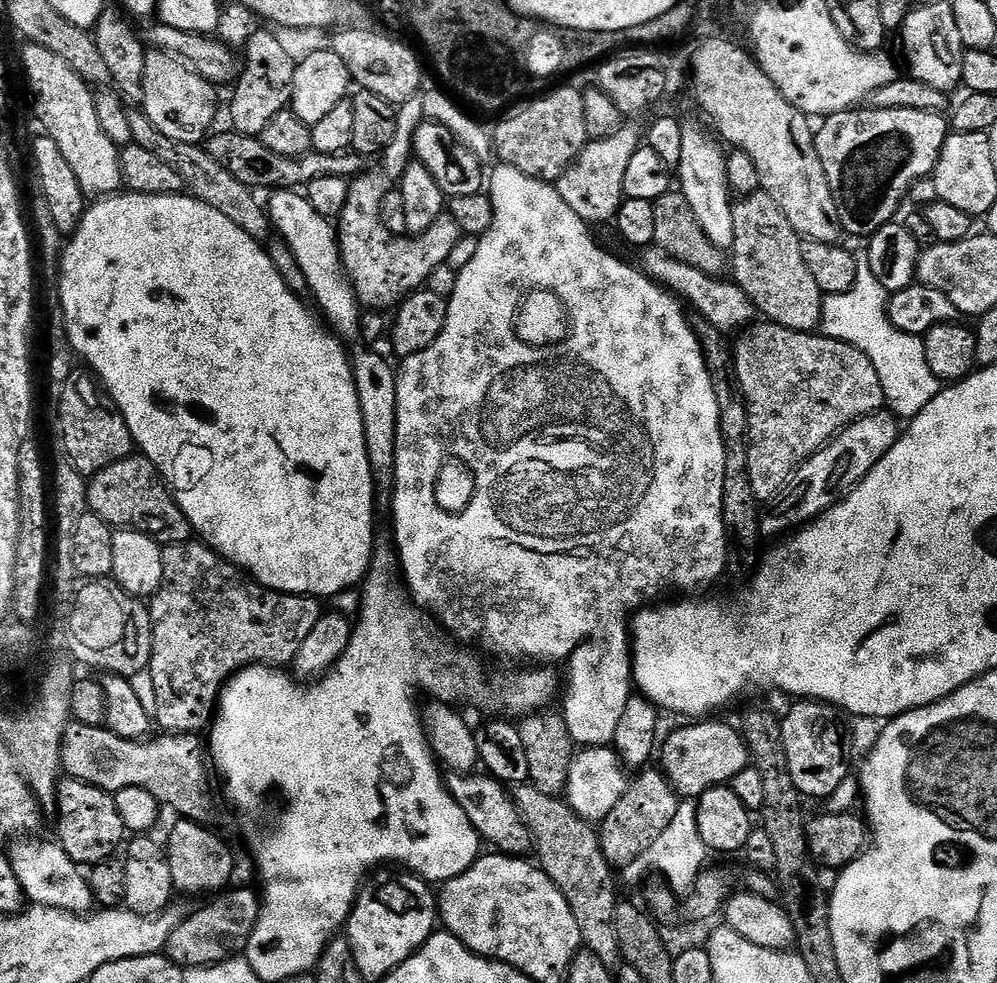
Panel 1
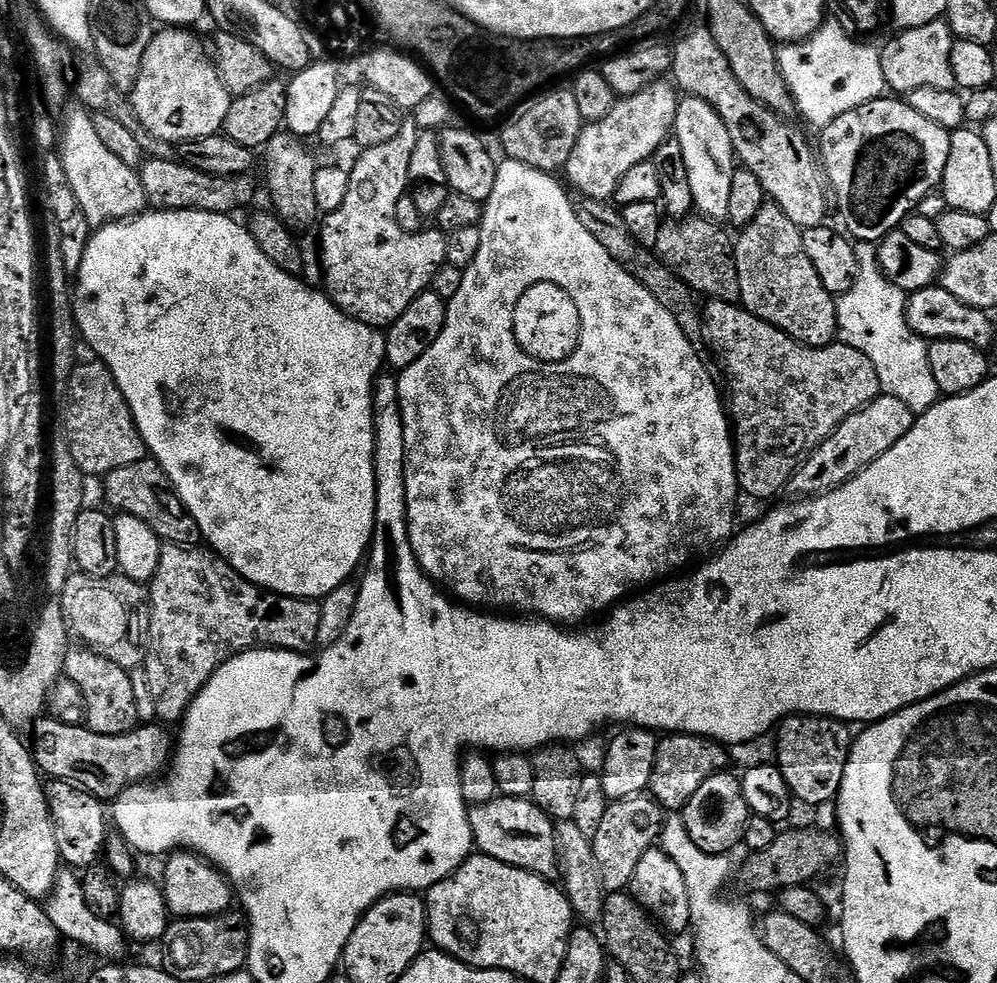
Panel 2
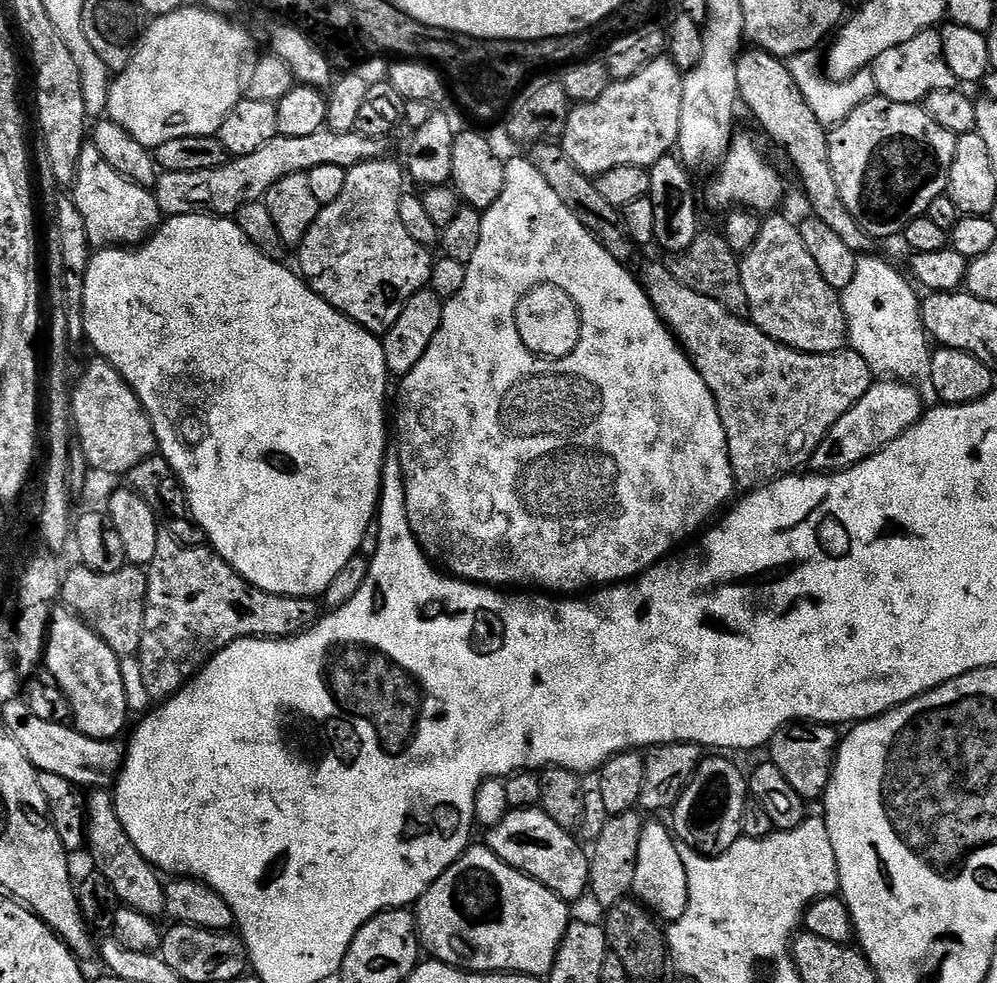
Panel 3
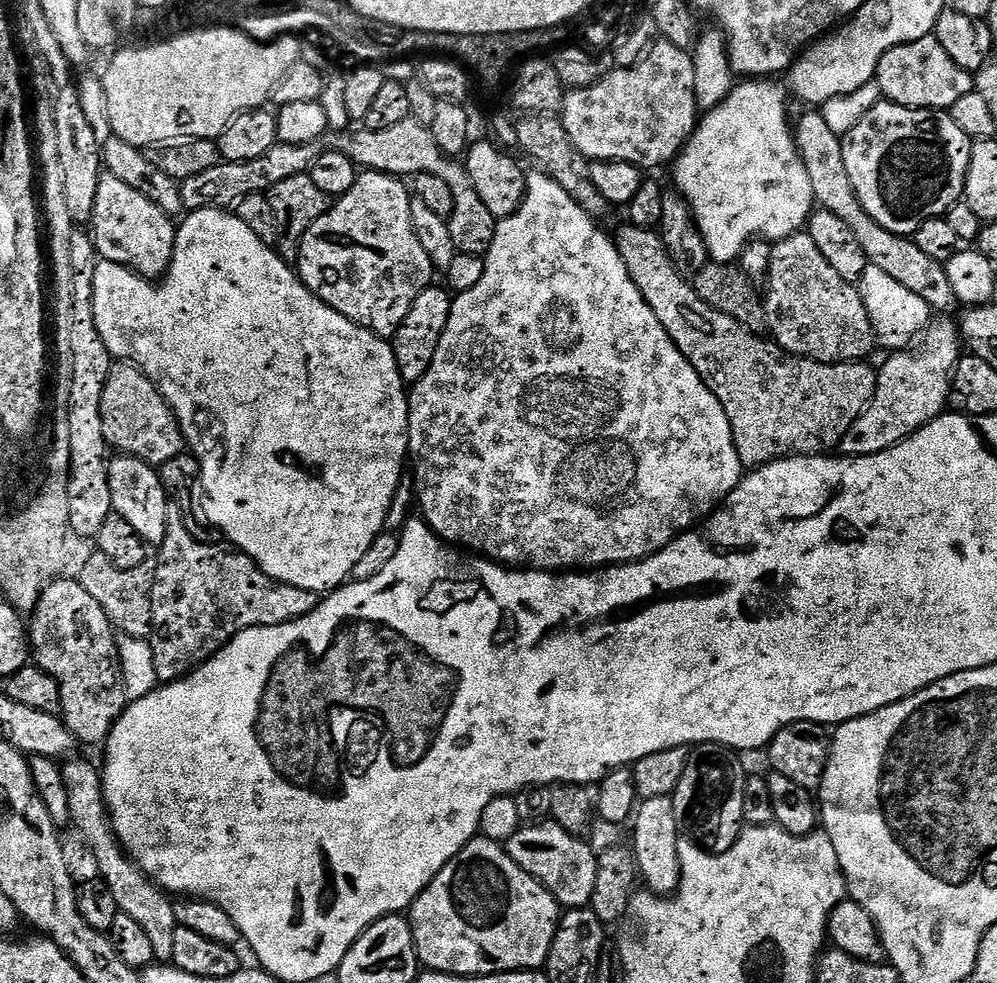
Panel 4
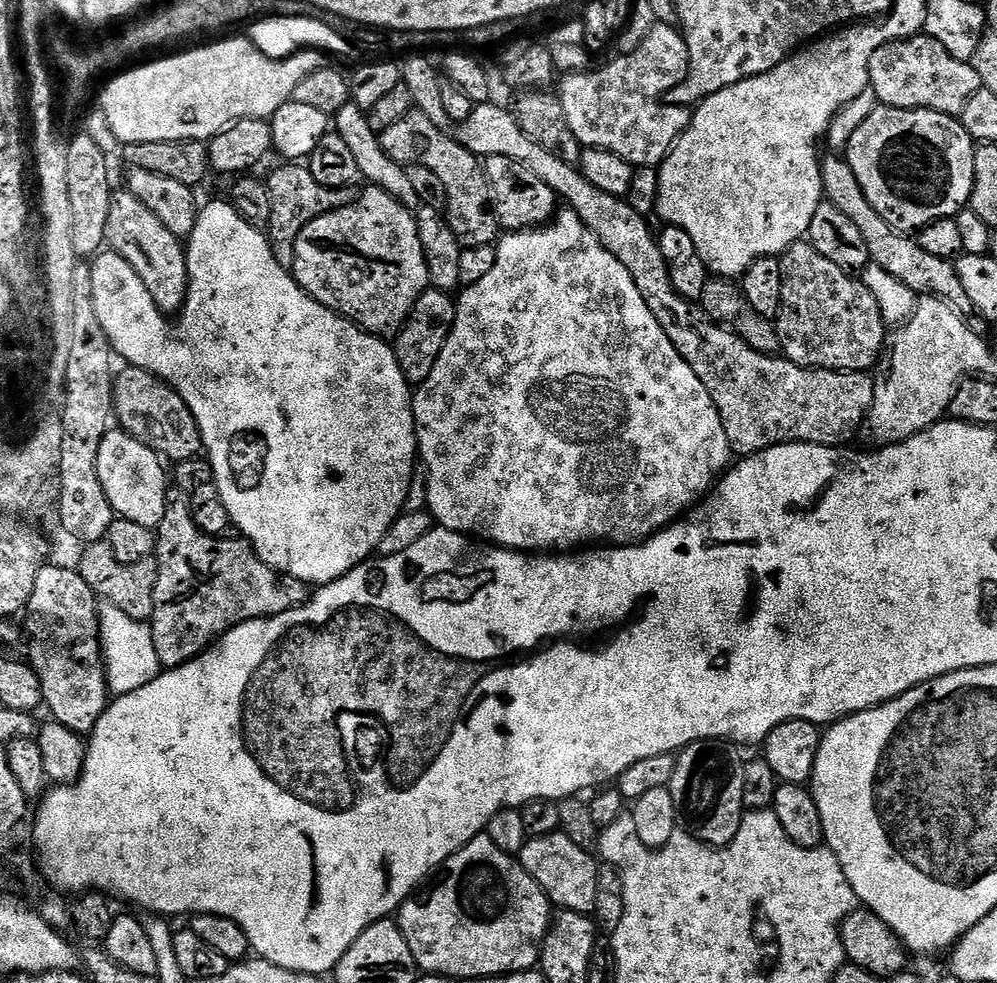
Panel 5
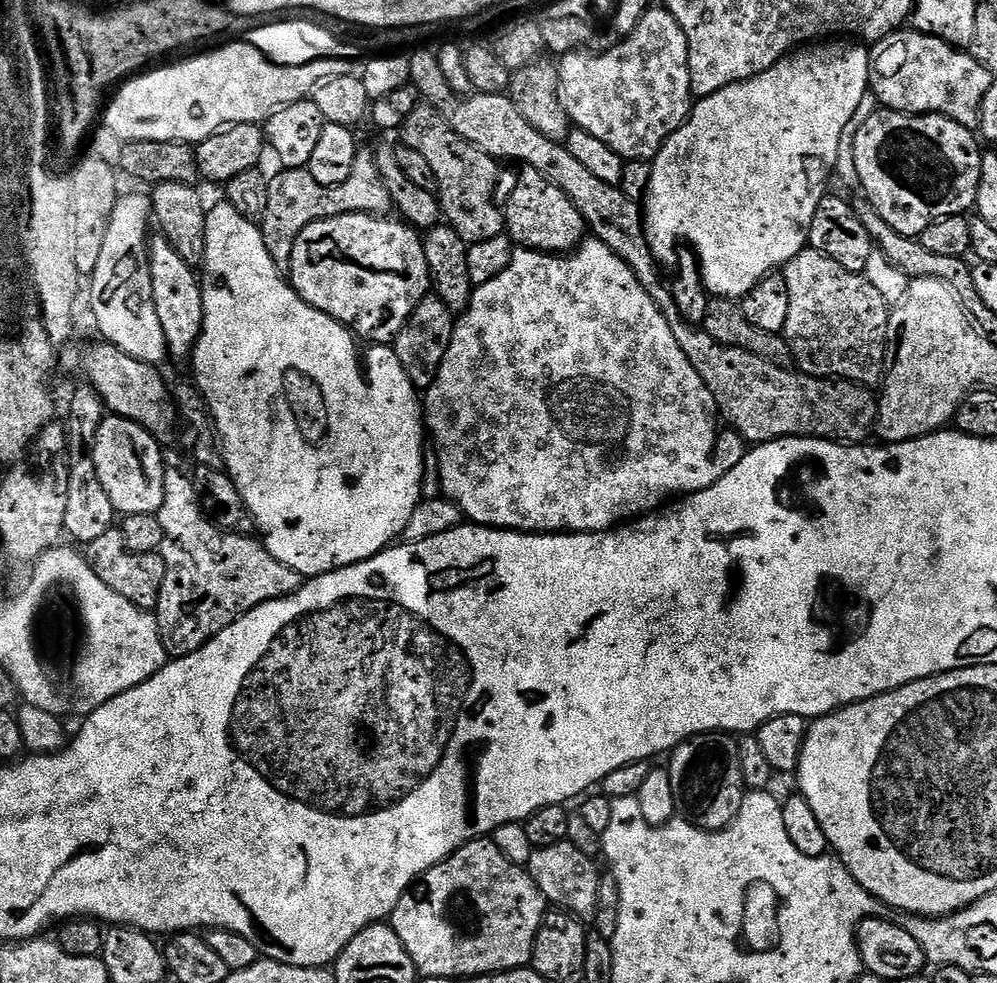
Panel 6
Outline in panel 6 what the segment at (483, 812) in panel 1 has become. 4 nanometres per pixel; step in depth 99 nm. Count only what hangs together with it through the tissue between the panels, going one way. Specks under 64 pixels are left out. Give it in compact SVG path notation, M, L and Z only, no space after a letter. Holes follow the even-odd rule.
M566 839L554 846L533 850L526 871L549 905L567 912L581 922L592 922L598 910L598 886L602 875L601 869L596 869L596 866L596 860L586 858L578 846Z

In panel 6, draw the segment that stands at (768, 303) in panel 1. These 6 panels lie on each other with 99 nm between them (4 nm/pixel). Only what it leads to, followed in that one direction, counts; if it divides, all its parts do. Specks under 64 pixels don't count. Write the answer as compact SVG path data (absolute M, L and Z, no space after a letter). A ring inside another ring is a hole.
M810 247L785 264L782 275L786 278L786 290L790 290L790 310L782 335L790 346L795 367L809 376L851 380L865 386L879 385L884 378L884 356L888 352L890 305L886 298L882 298L861 273L838 266L834 258L826 258L826 254Z

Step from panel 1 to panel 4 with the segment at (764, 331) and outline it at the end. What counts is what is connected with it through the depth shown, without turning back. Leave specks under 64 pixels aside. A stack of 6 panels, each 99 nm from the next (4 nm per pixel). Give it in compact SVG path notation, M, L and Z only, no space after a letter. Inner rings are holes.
M624 222L614 232L614 243L634 286L638 286L646 306L654 310L654 318L662 322L674 346L688 359L690 366L694 366L718 402L722 402L738 458L745 469L755 470L762 464L772 464L775 460L783 460L785 456L793 454L819 456L839 449L850 426L854 426L856 419L872 403L872 395L876 392L877 369L871 368L871 363L823 364L817 360L801 360L799 356L790 355L775 340L751 332L734 318L714 310L714 306L702 302L695 287L678 271L674 262L670 262L670 254L659 231Z

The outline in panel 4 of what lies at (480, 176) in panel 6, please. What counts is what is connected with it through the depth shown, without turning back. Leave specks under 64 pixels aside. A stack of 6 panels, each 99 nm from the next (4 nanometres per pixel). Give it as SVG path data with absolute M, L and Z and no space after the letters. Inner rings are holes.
M406 119L389 126L386 130L370 130L361 127L360 132L329 131L314 142L305 144L282 144L277 142L266 154L253 158L251 162L230 162L210 166L203 174L179 181L182 202L188 212L198 212L203 208L235 209L236 203L250 194L271 193L278 182L311 173L314 162L323 152L344 152L356 163L357 169L370 172L385 172L397 178L415 178L418 174L434 174L449 184L454 194L454 214L447 220L450 235L454 240L457 253L465 252L471 256L484 256L490 250L496 233L497 218L486 210L486 202L478 198L478 190L470 178L467 167L459 159L448 156L434 142L434 134L427 124Z

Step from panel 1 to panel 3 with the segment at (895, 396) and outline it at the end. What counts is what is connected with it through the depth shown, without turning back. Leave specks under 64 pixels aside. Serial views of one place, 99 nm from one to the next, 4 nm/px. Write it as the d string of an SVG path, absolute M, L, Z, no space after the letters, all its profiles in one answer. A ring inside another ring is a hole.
M872 255L857 259L854 282L842 289L851 351L866 358L873 373L881 377L916 382L927 373L930 363L930 337L920 316L921 297L916 297L917 289L907 275L904 277L894 265Z

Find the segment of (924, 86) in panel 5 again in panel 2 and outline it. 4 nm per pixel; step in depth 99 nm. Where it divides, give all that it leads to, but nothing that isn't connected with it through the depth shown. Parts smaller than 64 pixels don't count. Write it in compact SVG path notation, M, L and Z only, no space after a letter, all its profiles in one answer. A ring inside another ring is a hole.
M941 18L926 26L903 29L888 45L880 48L882 58L882 74L886 74L886 82L896 94L907 94L914 90L922 90L922 86L930 86L934 90L953 90L956 88L954 70L950 70L950 50L954 37L947 19Z

